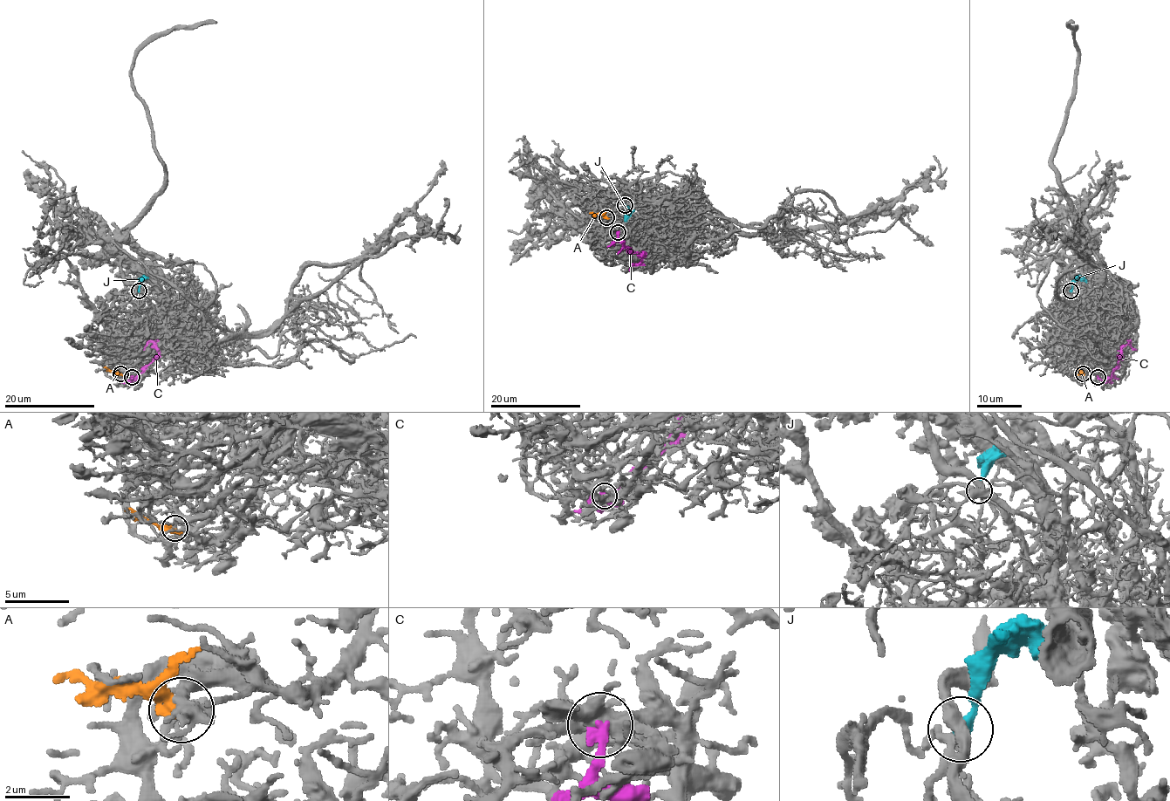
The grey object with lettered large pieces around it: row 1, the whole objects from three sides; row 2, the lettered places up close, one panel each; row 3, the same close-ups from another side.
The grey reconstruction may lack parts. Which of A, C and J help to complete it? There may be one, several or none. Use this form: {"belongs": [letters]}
{"belongs": ["J"]}

